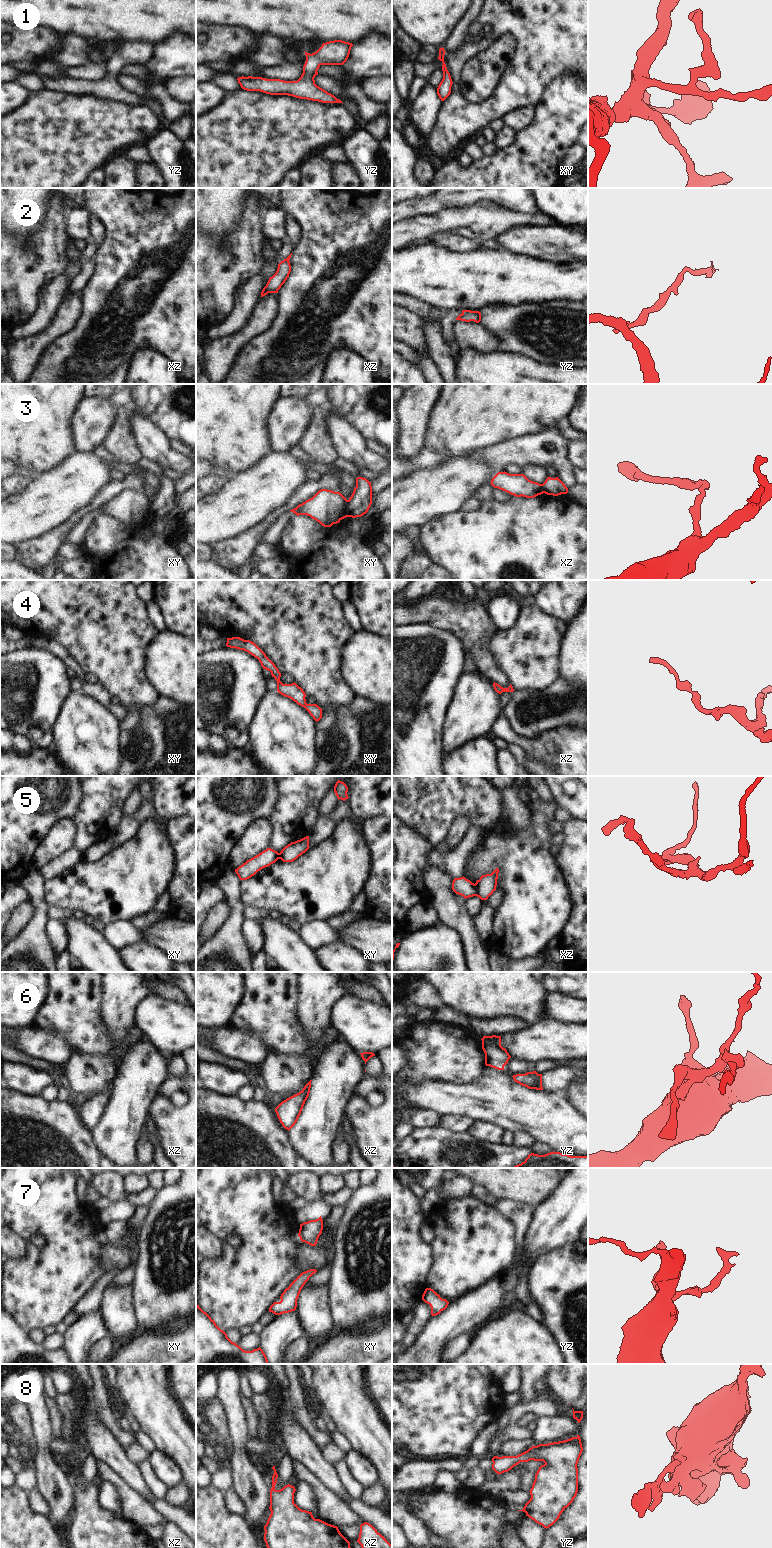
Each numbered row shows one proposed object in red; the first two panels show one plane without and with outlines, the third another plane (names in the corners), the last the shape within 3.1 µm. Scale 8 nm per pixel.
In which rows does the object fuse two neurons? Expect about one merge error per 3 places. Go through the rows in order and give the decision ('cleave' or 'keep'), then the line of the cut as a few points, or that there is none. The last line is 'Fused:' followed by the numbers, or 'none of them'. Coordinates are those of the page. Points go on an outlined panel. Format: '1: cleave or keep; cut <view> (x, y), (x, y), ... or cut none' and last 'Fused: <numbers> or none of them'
1: keep; cut none
2: keep; cut none
3: cleave; cut xy (348, 500), (345, 516)
4: keep; cut none
5: cleave; cut xz (474, 884), (476, 895)
6: keep; cut none
7: keep; cut none
8: keep; cut none
Fused: 3, 5

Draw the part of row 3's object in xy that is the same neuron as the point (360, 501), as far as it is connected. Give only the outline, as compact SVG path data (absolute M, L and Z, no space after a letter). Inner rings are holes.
M357 477L356 487L346 505L346 517L361 517L372 504L372 486L366 478Z

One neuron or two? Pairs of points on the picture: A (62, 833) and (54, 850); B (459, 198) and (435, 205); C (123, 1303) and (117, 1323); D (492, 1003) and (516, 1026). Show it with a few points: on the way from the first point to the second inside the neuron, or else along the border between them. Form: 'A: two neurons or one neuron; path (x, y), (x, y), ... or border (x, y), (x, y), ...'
A: one neuron; path (60, 837), (54, 846)
B: one neuron; path (453, 198), (441, 199)
C: one neuron; path (119, 1308), (119, 1318)
D: two neurons; border (482, 1016), (522, 1016), (528, 1025)

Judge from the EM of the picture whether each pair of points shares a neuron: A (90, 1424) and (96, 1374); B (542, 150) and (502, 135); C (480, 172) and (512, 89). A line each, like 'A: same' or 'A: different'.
A: different
B: different
C: different

